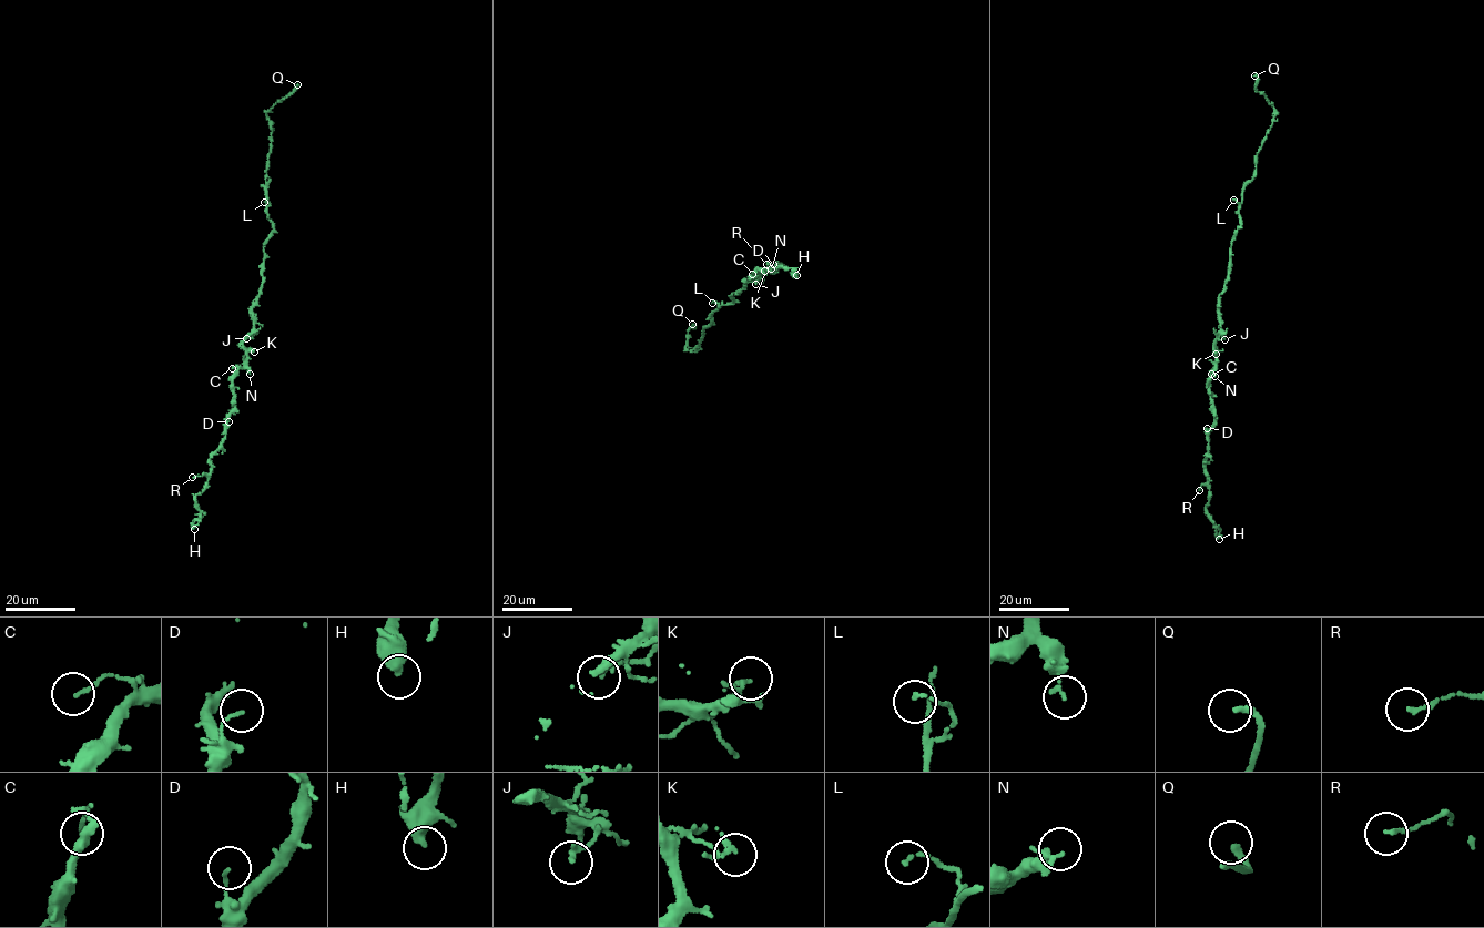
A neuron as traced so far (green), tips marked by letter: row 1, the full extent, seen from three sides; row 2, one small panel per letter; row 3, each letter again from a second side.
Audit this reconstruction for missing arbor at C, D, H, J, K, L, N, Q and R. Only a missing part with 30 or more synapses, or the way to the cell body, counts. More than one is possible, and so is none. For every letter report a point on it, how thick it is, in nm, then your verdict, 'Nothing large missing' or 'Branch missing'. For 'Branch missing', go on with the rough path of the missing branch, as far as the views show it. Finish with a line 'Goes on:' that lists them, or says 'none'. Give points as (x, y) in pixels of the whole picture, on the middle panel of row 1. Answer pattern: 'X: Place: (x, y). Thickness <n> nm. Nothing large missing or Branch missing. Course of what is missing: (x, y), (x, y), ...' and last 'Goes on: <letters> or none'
C: Place: (752, 274). Thickness 110 nm. Nothing large missing
D: Place: (773, 264). Thickness 110 nm. Nothing large missing
H: Place: (796, 275). Thickness 500 nm. Nothing large missing
J: Place: (755, 284). Thickness 160 nm. Nothing large missing
K: Place: (764, 271). Thickness 110 nm. Nothing large missing
L: Place: (712, 303). Thickness 100 nm. Nothing large missing
N: Place: (771, 268). Thickness 130 nm. Nothing large missing
Q: Place: (692, 324). Thickness 200 nm. Branch missing. Course of what is missing: (692, 324), (673, 319)
R: Place: (766, 264). Thickness 130 nm. Nothing large missing
Goes on: Q

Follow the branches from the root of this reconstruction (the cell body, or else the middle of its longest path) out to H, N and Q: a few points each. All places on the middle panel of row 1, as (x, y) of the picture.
H: (744, 279), (764, 273), (758, 269), (773, 272), (773, 265), (778, 265), (774, 263), (796, 275)
N: (744, 279), (756, 278), (751, 275), (771, 268)
Q: (744, 279), (744, 287), (730, 295), (734, 303), (712, 312), (699, 346), (688, 350), (692, 324)

